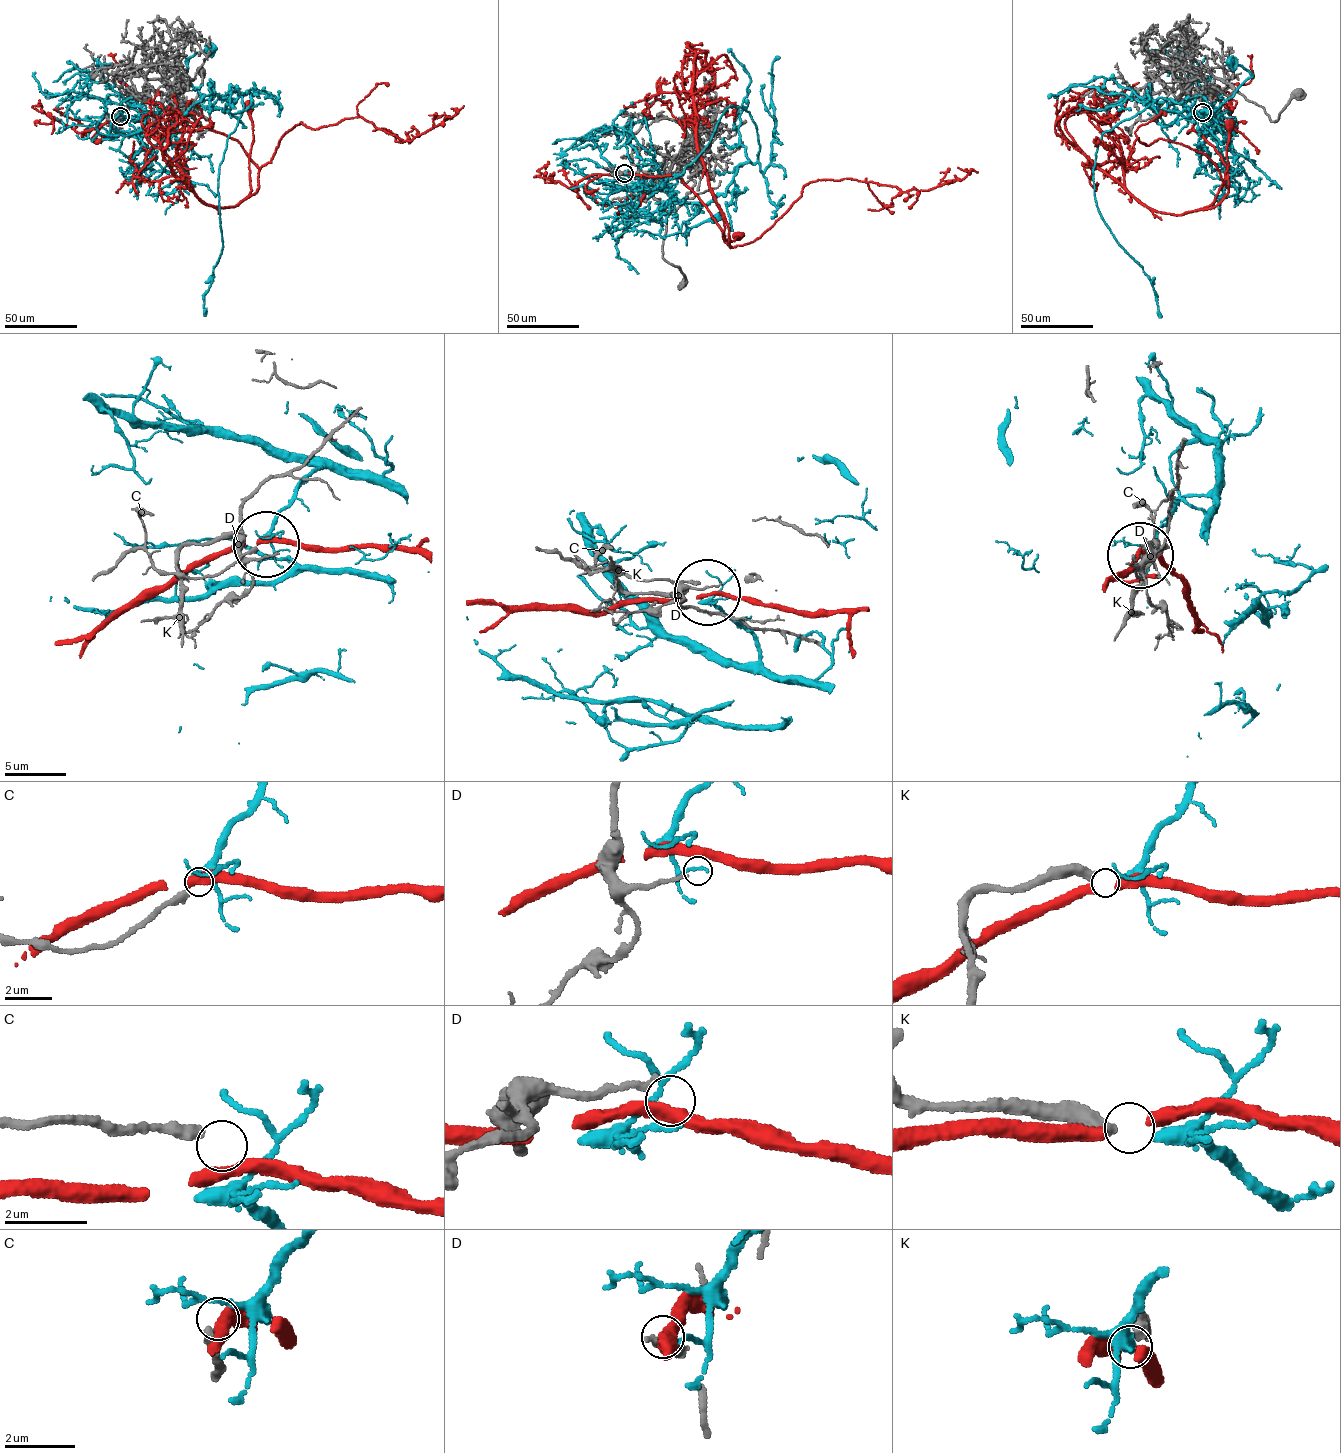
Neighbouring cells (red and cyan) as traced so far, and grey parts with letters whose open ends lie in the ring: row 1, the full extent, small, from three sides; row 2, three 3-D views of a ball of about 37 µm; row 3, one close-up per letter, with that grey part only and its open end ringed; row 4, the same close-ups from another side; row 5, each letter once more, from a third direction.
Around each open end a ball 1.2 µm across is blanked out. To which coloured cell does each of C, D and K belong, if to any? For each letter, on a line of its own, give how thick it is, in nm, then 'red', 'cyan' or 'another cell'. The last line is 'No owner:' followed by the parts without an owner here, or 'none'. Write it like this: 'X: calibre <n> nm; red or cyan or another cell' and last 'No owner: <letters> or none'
C: calibre 300 nm; another cell
D: calibre 150 nm; another cell
K: calibre 360 nm; cyan
No owner: C, D

